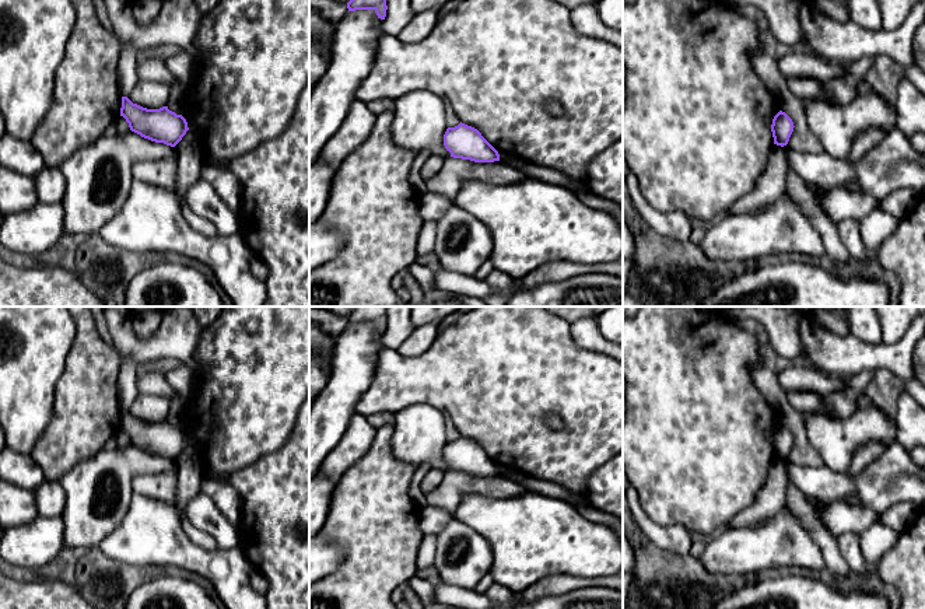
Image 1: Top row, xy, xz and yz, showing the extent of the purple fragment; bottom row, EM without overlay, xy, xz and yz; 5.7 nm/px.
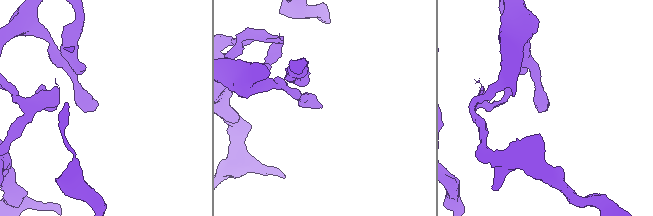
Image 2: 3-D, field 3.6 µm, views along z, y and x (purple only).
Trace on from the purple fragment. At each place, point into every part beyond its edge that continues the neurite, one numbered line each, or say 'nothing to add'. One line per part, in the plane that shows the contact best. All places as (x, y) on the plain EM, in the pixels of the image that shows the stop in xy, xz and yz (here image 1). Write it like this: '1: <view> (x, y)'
nothing to add

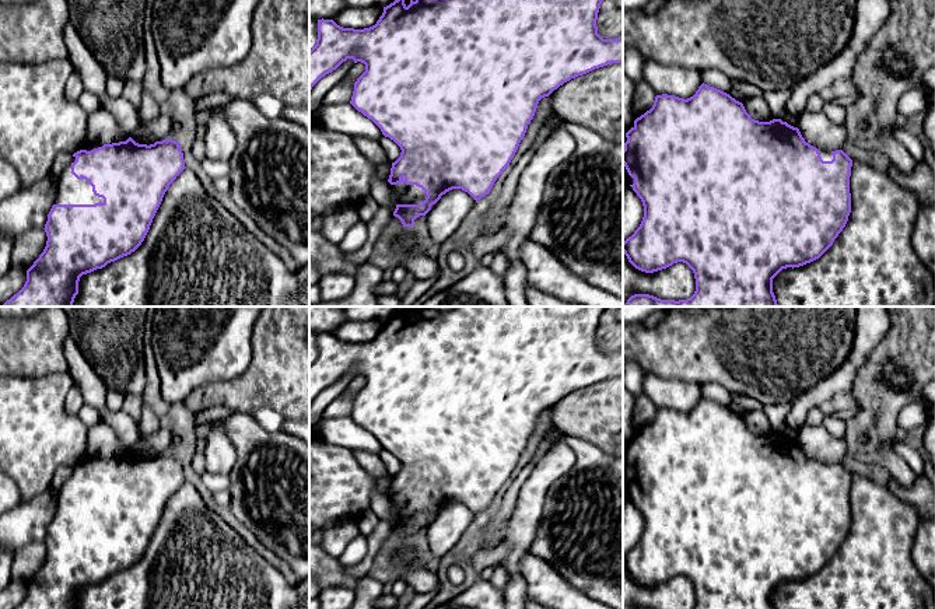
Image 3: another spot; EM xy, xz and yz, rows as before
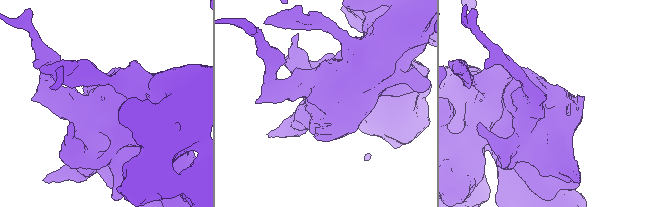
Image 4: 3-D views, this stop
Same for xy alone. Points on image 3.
1: xy (69, 503)

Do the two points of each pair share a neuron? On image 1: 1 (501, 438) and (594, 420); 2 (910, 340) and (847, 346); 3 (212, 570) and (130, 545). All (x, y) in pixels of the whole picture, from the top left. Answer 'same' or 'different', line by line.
1: same
2: same
3: same

